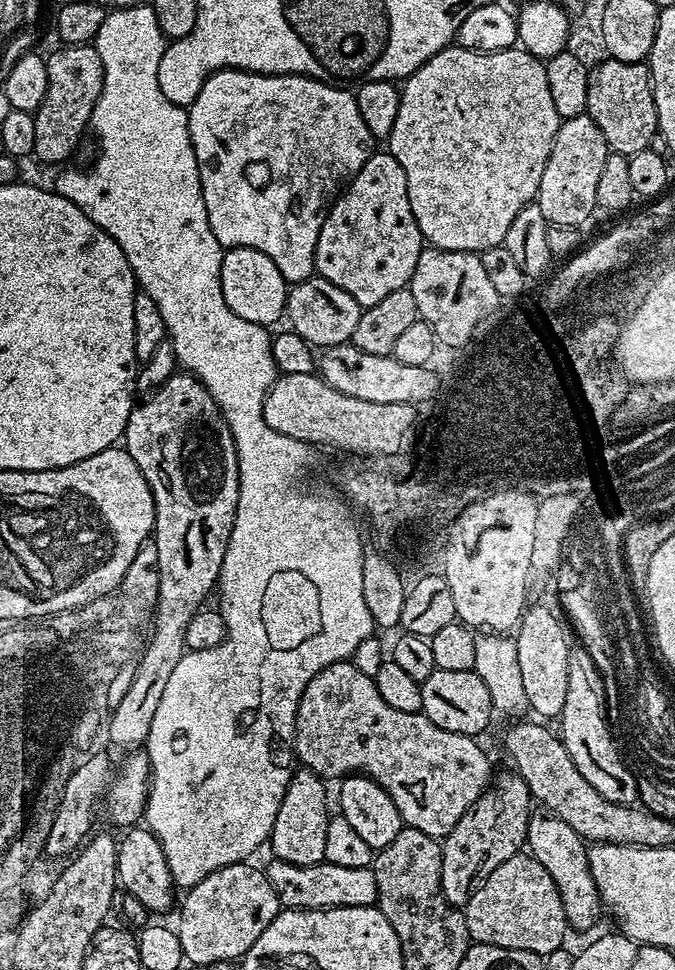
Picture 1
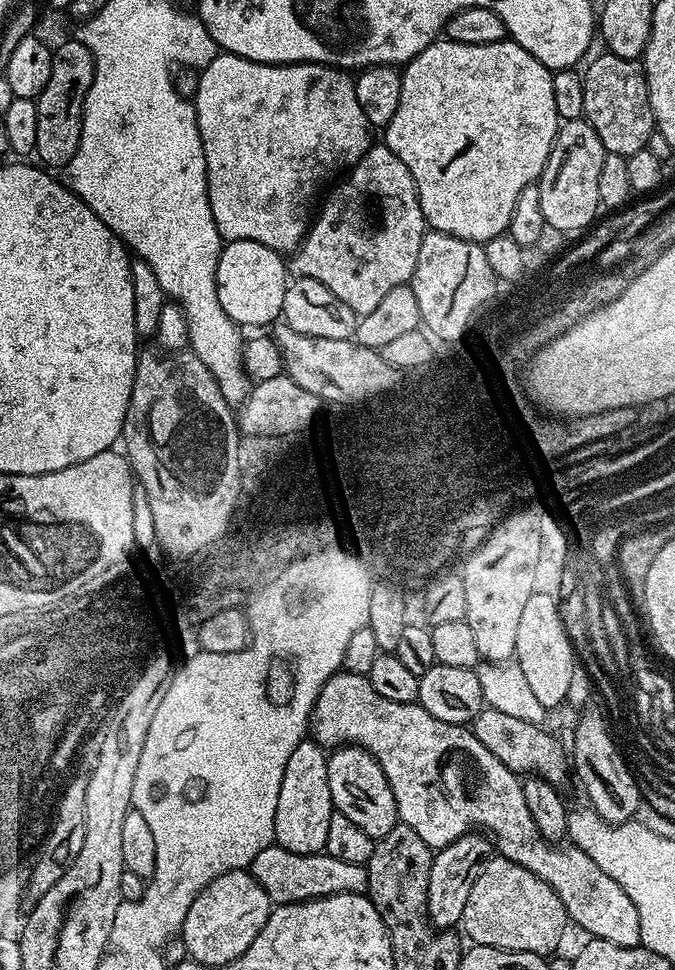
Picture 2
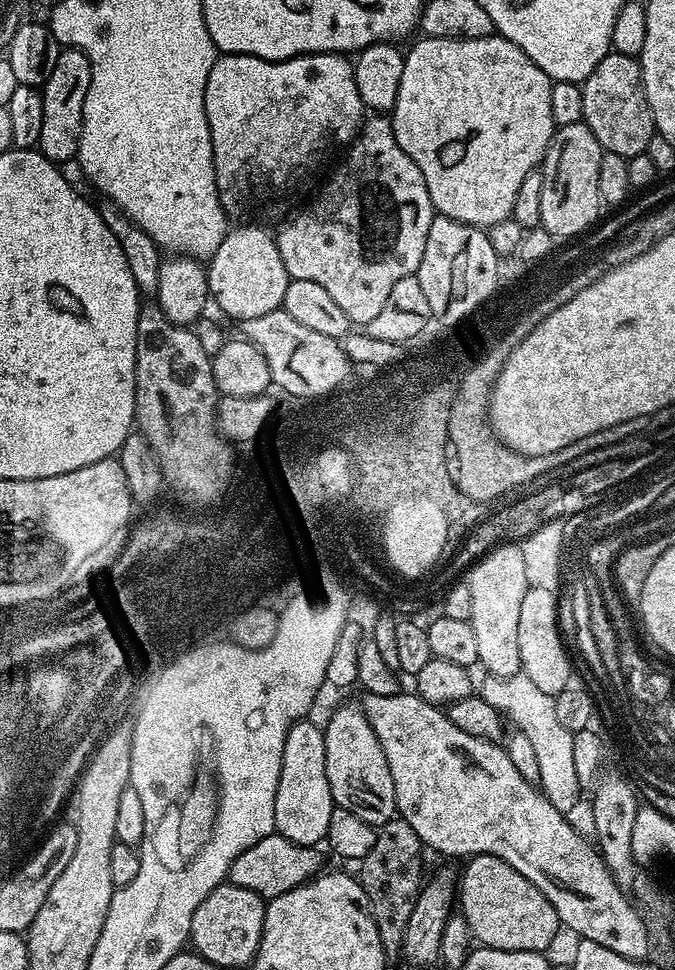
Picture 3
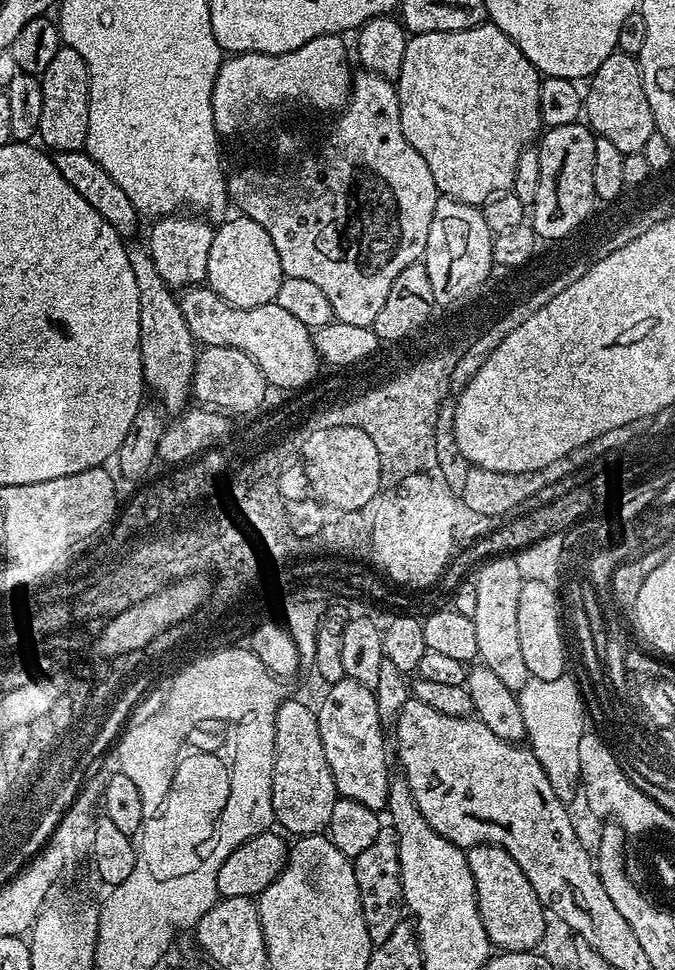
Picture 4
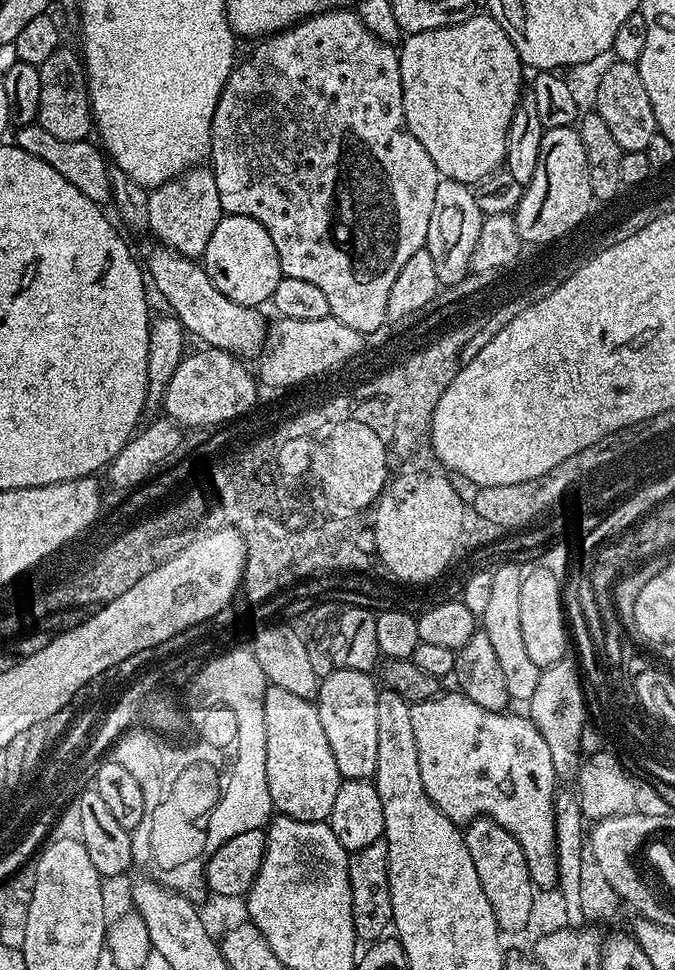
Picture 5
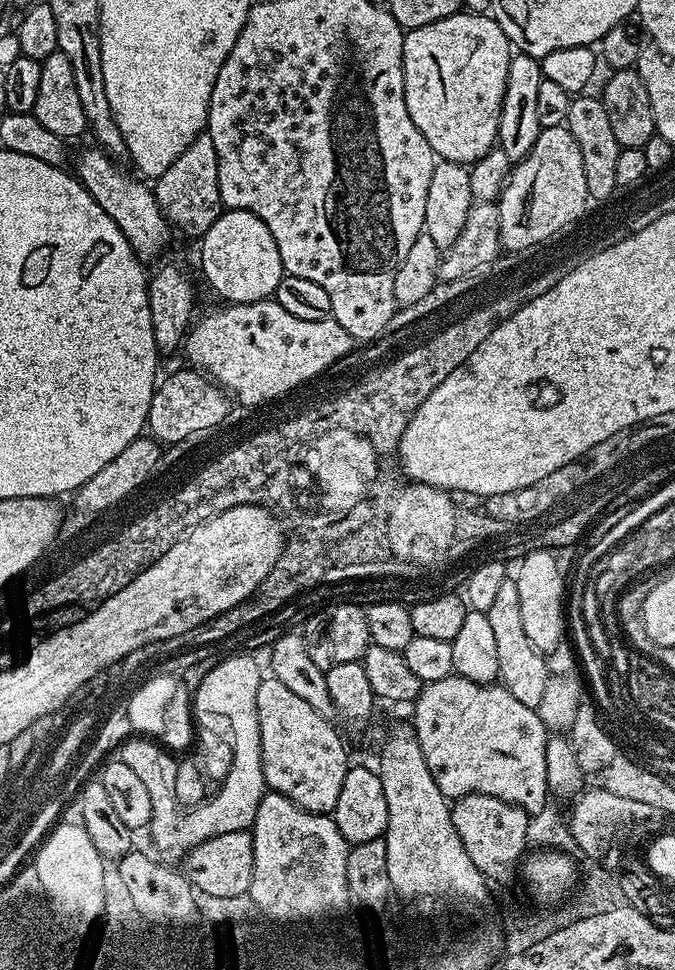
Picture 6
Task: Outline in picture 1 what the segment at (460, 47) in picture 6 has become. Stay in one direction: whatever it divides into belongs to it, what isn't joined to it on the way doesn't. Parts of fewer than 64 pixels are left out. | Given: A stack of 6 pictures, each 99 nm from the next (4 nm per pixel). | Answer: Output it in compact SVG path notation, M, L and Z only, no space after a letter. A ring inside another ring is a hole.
M449 46L431 56L422 67L414 70L414 74L410 74L403 81L398 118L394 118L394 130L390 130L386 138L386 148L406 174L406 190L414 222L418 222L418 230L431 247L477 254L501 247L506 238L506 230L510 230L510 222L514 222L518 210L535 201L536 191L542 182L542 170L546 170L546 158L550 158L554 134L559 130L562 119L558 110L554 110L554 98L550 98L550 82L546 82L544 65L545 61L541 57L533 56L531 51L523 46L507 48L501 52L475 52Z

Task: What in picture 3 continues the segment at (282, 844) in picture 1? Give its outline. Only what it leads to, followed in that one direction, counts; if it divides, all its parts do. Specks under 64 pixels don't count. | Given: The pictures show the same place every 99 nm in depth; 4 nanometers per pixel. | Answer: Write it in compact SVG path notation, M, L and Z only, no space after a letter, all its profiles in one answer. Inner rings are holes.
M312 718L297 720L288 727L286 746L282 746L282 770L274 798L276 832L295 844L319 845L327 837L333 807L330 782L326 778L323 727Z

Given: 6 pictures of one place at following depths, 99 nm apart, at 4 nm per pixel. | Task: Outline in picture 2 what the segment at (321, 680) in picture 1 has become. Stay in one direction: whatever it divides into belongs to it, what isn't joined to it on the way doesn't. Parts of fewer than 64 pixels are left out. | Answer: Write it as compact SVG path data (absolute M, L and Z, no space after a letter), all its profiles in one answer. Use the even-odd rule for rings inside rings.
M338 671L325 682L312 707L310 736L321 748L335 750L341 746L365 748L382 766L386 778L390 782L390 790L394 790L394 802L399 823L410 826L422 842L426 842L434 850L444 848L450 842L462 838L467 832L483 830L490 837L495 851L510 862L518 862L518 866L526 866L538 878L542 878L562 898L562 906L566 906L569 921L576 924L589 937L605 939L617 946L638 947L642 926L638 926L638 909L630 902L630 894L605 874L592 858L586 858L582 850L569 846L564 842L548 840L534 826L534 818L526 806L524 786L521 777L512 772L474 734L463 724L447 724L434 714L430 714L419 702L390 702L390 698L382 698L374 686L370 686L367 676L359 676L353 672Z

